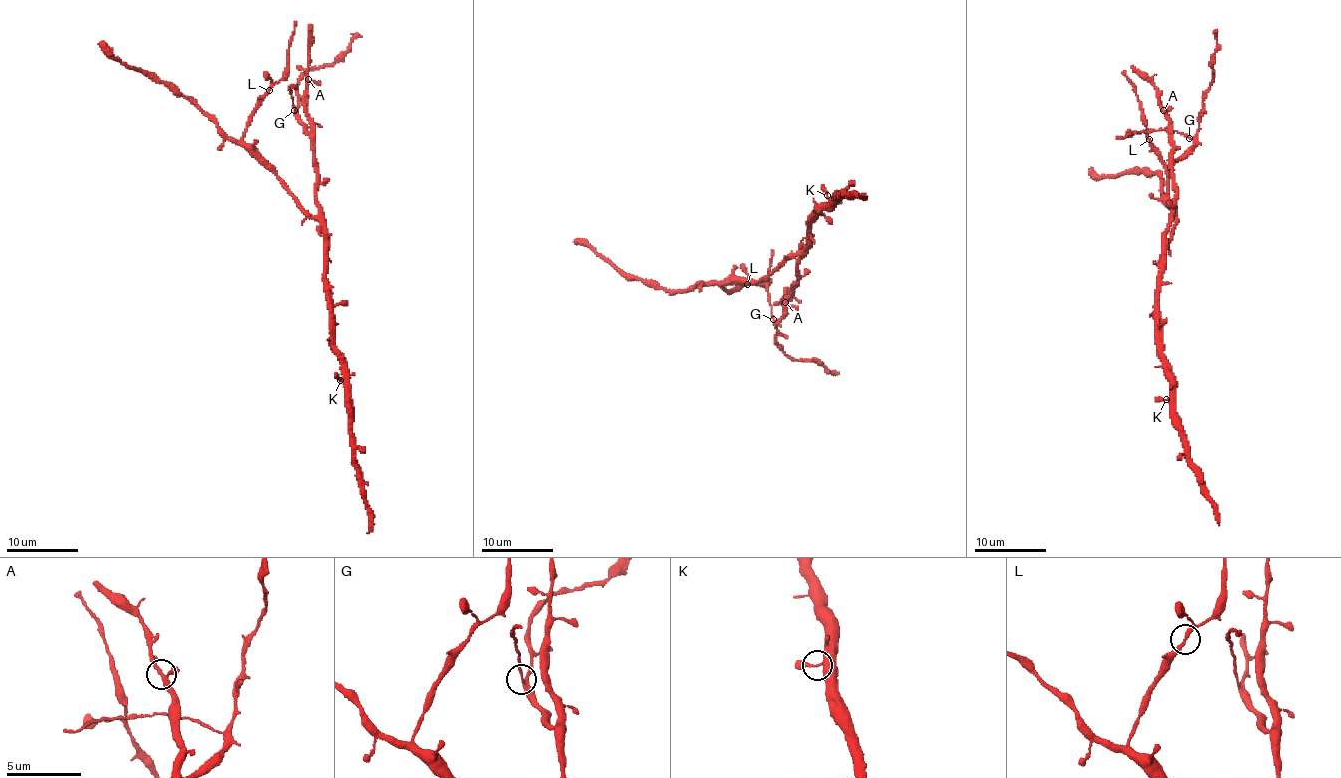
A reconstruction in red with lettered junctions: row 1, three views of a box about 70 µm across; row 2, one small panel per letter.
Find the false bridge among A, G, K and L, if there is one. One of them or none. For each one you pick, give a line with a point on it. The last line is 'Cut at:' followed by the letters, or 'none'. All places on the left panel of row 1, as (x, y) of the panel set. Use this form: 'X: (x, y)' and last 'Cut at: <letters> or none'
G: (294, 110)
Cut at: G

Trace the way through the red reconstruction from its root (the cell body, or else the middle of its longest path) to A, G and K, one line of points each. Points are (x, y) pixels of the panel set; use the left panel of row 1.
A: (324, 230), (322, 207), (316, 201), (313, 121), (306, 106), (308, 79)
G: (324, 230), (322, 207), (316, 201), (314, 136), (307, 132), (294, 110)
K: (324, 230), (326, 300), (331, 343), (343, 369), (340, 380)

